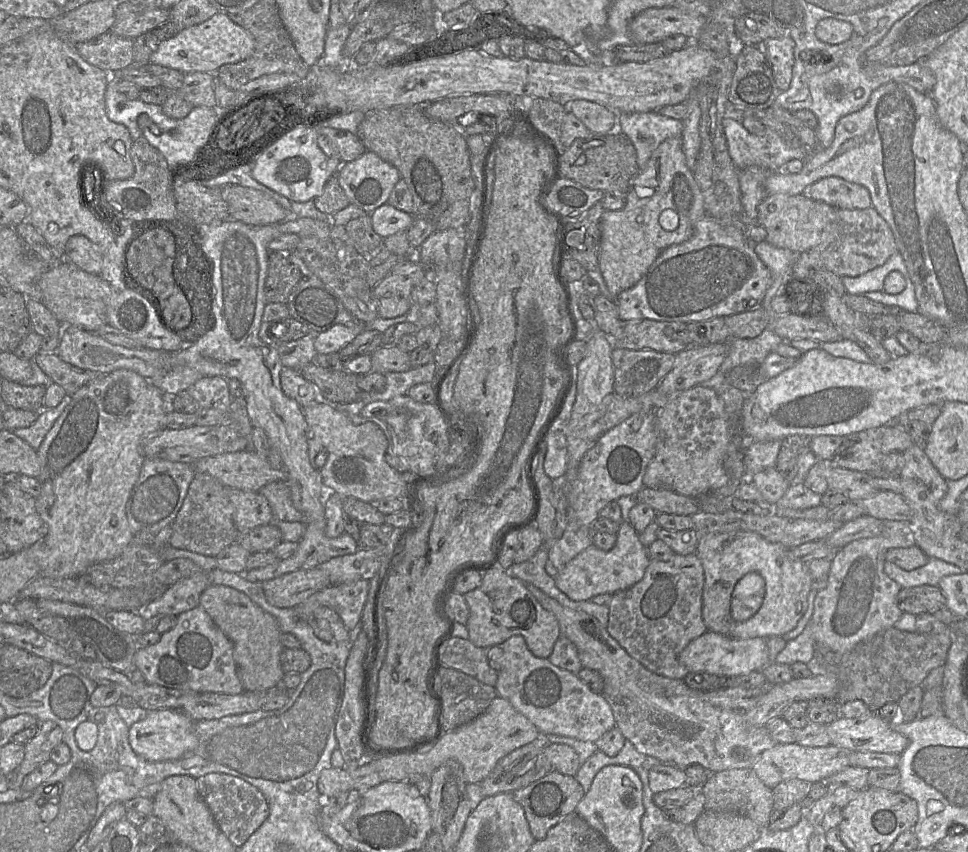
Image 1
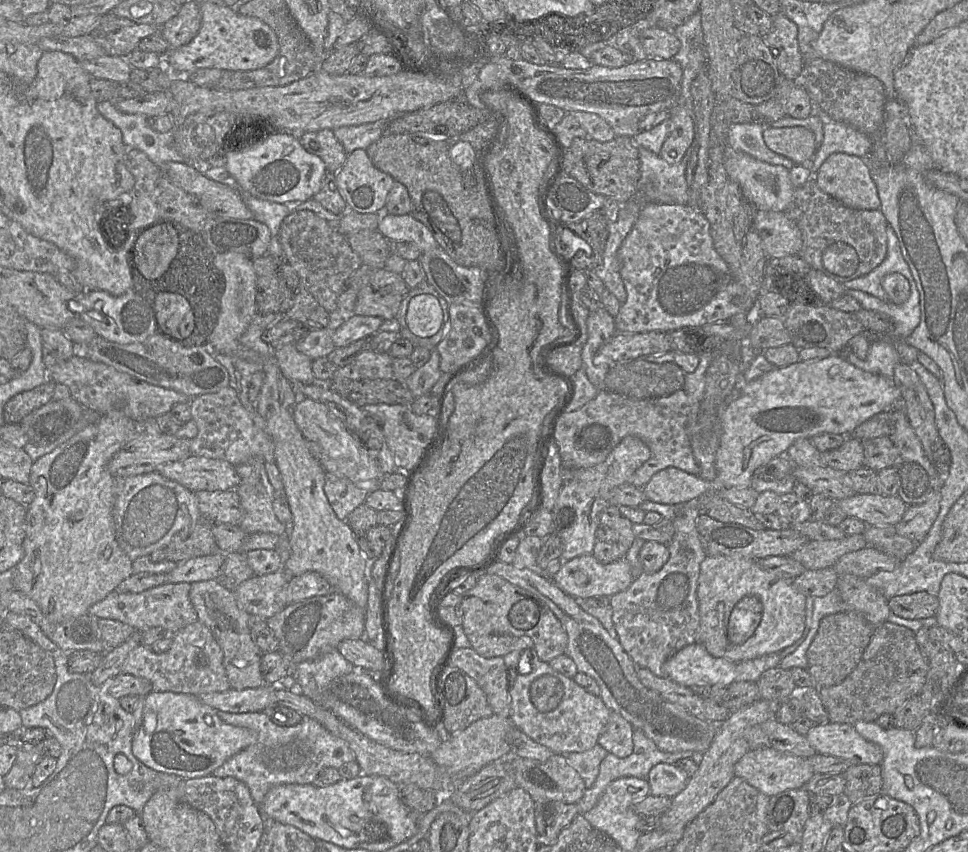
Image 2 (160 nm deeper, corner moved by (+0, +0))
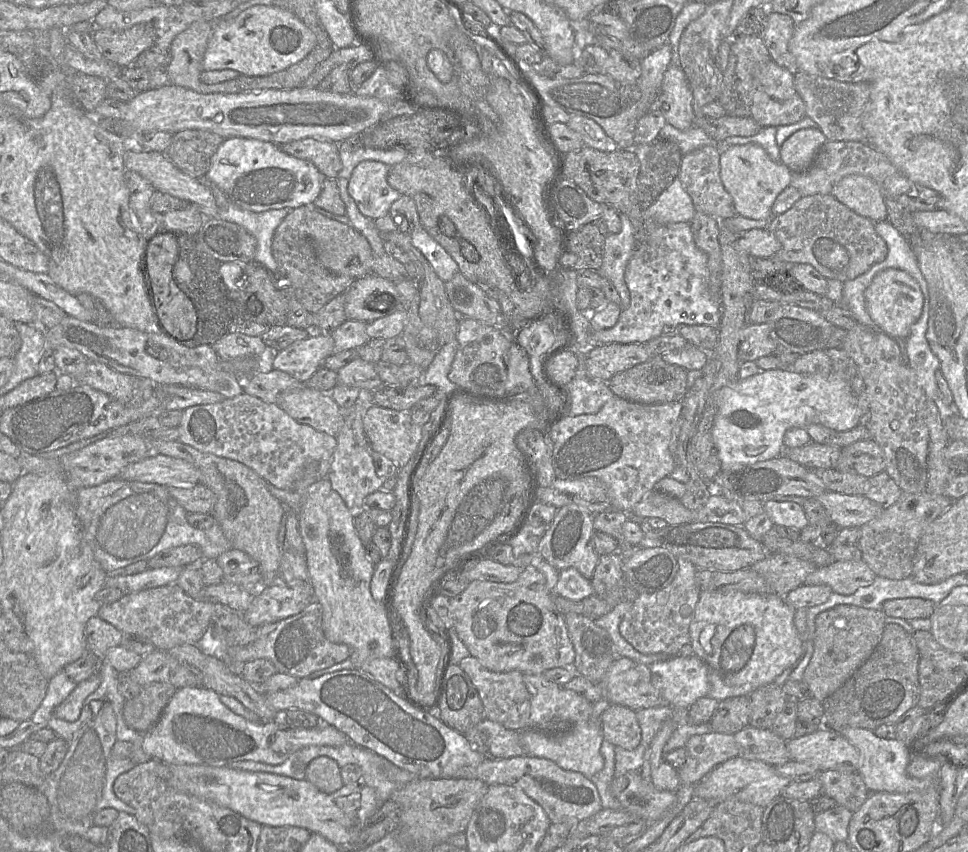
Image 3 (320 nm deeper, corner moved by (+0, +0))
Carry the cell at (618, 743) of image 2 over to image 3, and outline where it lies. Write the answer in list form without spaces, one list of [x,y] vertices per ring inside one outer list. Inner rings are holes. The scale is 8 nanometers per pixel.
[[[612,704],[601,715],[603,737],[615,746],[635,749],[641,740],[641,728],[636,711],[623,705]]]

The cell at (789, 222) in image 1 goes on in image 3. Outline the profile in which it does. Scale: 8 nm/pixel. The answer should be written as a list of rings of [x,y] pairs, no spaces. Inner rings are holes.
[[[766,228],[751,229],[736,234],[734,248],[752,258],[770,258],[780,251],[781,243]]]

